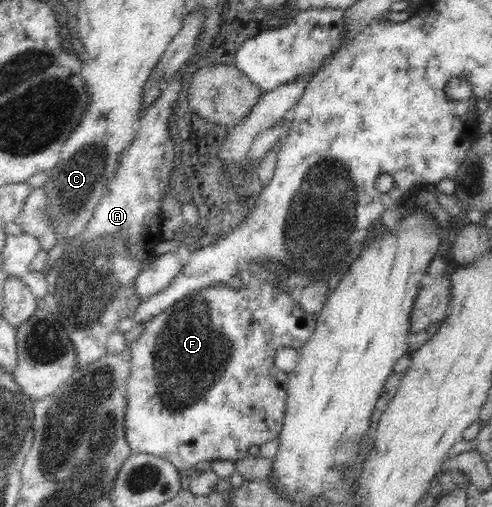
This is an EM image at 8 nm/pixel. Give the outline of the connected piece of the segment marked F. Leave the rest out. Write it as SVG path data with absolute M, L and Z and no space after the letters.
M229 284L212 285L200 291L188 294L167 307L158 315L151 317L144 325L144 333L135 343L132 343L132 359L130 359L130 377L127 381L128 403L125 409L125 418L123 423L124 437L128 444L130 454L152 455L161 458L172 464L179 473L184 473L189 469L194 469L195 465L201 461L230 460L236 461L247 457L247 447L250 445L262 445L267 441L276 439L280 433L283 420L285 399L288 389L288 374L278 371L274 367L274 352L283 345L292 345L292 347L302 347L308 339L311 338L315 328L316 314L310 315L298 307L295 302L296 292L282 292L270 284L254 284L252 286L243 286L239 290L233 290Z

